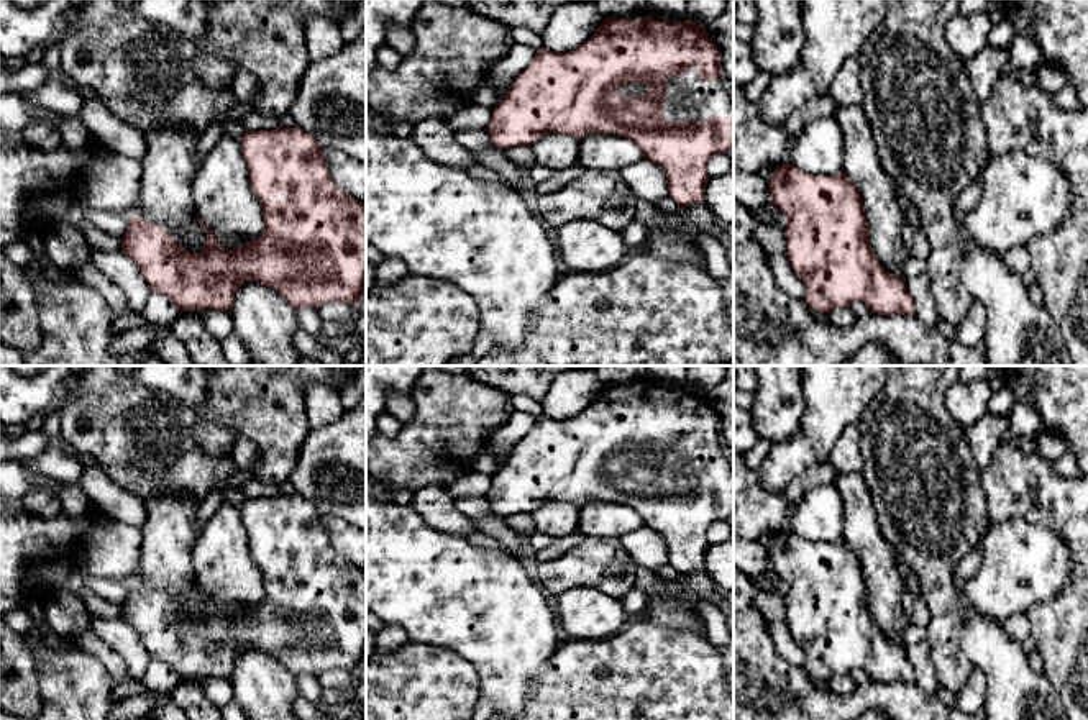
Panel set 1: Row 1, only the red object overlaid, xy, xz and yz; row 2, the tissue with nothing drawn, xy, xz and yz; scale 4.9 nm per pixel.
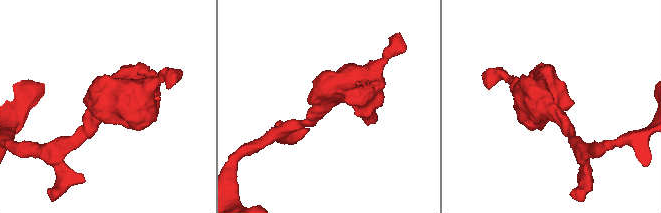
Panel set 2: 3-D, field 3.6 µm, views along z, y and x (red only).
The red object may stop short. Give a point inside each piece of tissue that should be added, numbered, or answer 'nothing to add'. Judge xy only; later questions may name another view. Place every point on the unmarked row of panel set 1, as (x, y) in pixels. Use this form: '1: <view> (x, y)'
nothing to add

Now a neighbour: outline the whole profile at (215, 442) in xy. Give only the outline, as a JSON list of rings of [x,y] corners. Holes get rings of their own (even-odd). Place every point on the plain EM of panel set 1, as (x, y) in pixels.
[[[199,420],[194,428],[194,436],[199,443],[199,448],[203,449],[205,456],[213,459],[226,456],[238,438],[231,430],[222,428],[205,420]]]

